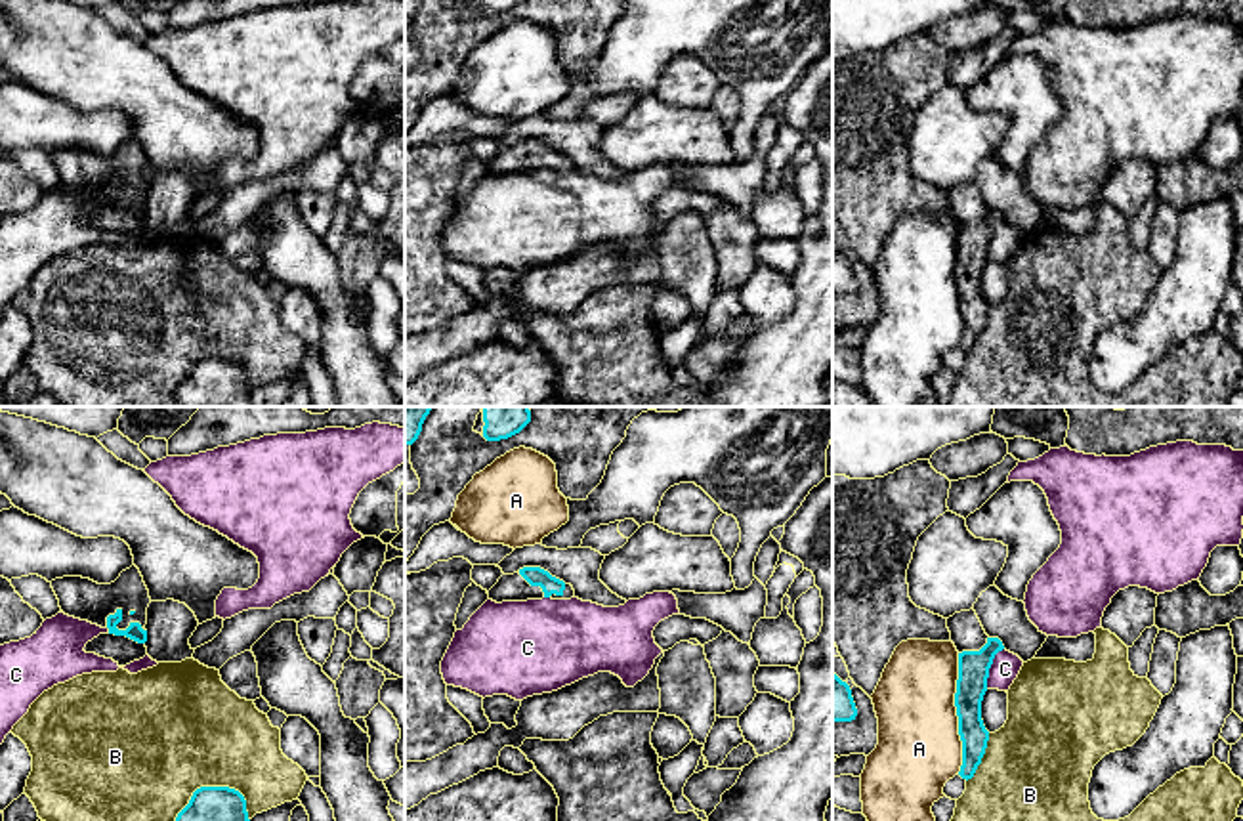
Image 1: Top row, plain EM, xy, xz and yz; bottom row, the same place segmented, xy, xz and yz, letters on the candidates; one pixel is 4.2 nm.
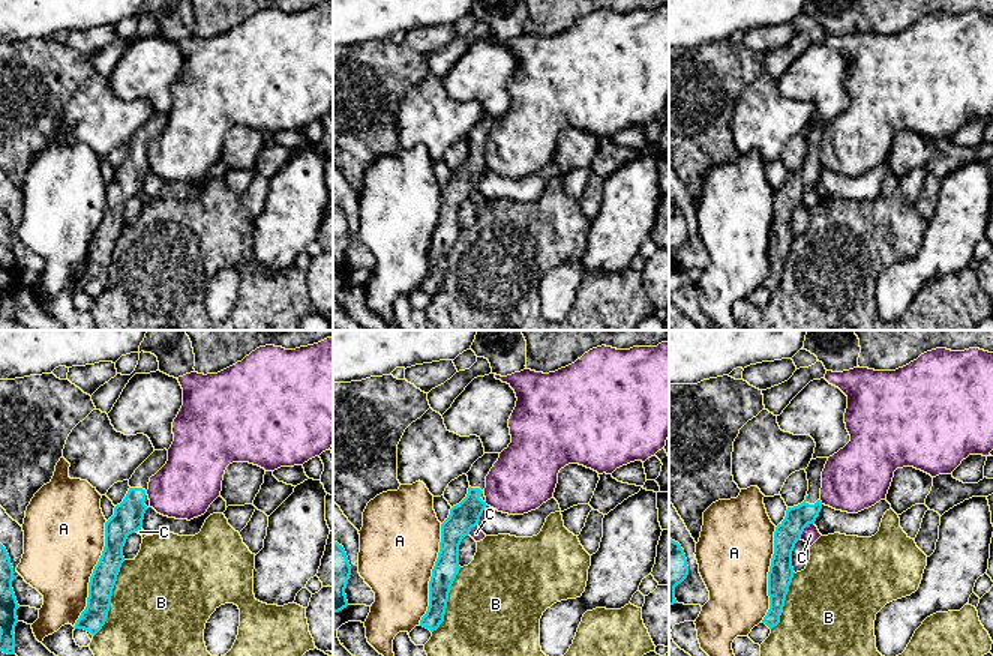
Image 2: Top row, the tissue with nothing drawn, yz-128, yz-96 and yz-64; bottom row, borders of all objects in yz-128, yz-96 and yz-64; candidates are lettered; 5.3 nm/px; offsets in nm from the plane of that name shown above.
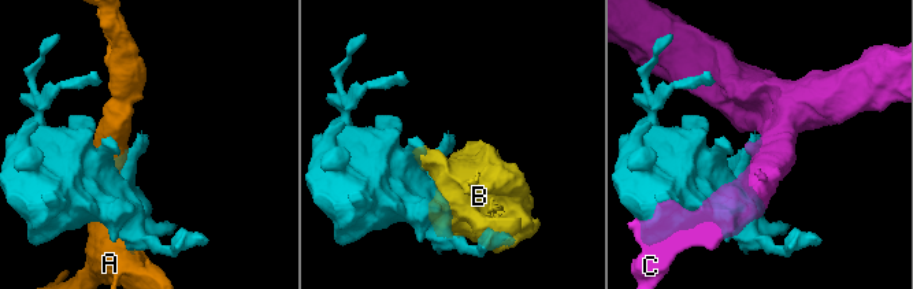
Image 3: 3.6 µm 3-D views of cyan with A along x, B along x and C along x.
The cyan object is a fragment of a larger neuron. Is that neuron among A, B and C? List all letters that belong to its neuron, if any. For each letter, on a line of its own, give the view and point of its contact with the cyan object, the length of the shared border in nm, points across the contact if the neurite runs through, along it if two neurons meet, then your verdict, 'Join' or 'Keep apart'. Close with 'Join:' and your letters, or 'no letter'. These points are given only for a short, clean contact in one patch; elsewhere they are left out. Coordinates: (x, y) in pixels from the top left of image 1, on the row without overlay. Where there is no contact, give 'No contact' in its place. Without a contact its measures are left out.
A: Touches cyan at yz (957, 287). Shared border 500 nm. Keep apart
B: Touches cyan at xy (201, 359). Shared border 320 nm. Keep apart
C: Touches cyan at yz (990, 239). Shared border 190 nm. Keep apart
Join: no letter

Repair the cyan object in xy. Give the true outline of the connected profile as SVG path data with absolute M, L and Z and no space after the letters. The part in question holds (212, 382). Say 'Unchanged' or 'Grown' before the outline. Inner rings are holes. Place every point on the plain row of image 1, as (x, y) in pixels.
Unchanged. M200 359L178 386L181 407L252 407L244 368L229 359Z

